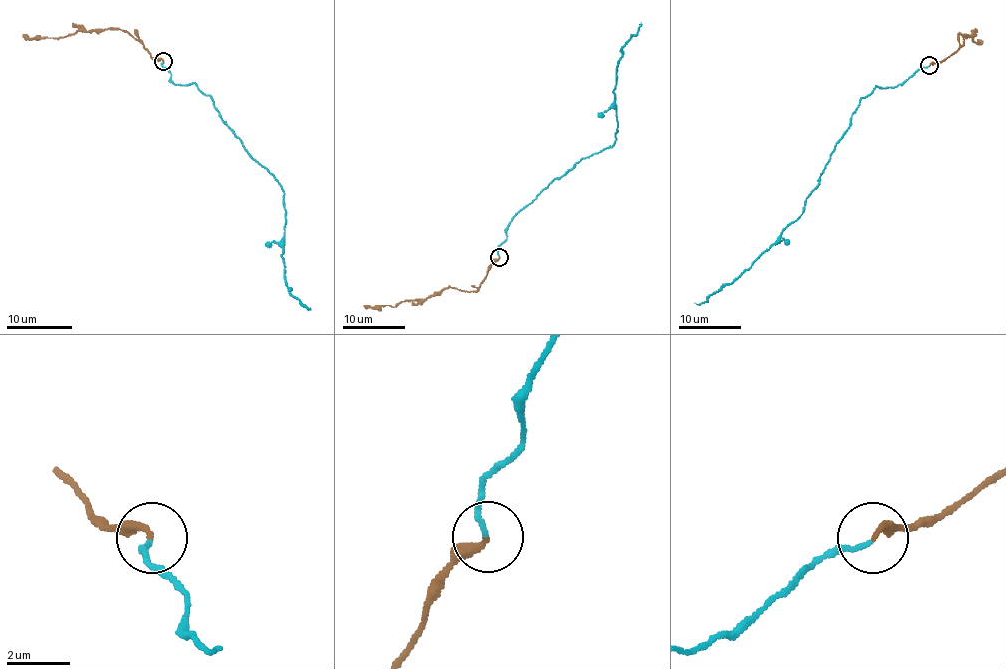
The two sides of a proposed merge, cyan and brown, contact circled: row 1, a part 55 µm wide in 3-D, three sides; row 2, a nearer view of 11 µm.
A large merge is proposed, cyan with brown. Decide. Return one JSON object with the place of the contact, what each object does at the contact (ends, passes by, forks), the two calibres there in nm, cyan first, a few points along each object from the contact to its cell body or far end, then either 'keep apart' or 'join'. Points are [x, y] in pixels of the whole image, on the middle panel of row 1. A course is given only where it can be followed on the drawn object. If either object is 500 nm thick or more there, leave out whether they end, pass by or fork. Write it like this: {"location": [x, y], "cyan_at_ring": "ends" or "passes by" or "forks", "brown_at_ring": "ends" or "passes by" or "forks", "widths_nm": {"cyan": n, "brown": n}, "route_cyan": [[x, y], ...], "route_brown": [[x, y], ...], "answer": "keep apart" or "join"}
{"location": [499, 257], "cyan_at_ring": "ends", "brown_at_ring": "ends", "widths_nm": {"cyan": 150, "brown": 260}, "route_cyan": [[499, 257], [497, 249], [507, 238], [512, 219], [581, 159], [614, 144], [615, 68], [621, 48], [640, 23]], "route_brown": [[499, 257], [475, 291], [447, 287], [424, 299], [405, 299], [394, 307], [364, 305]], "answer": "join"}

